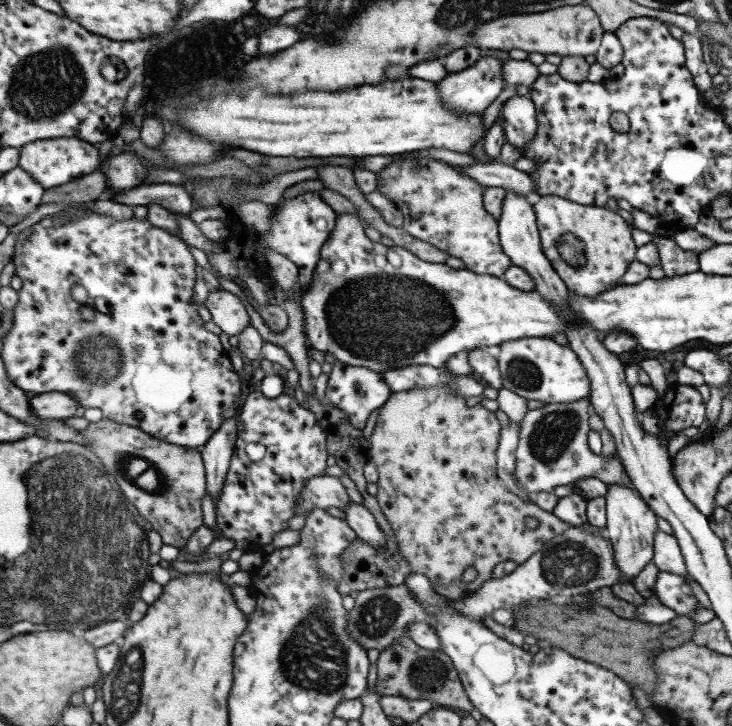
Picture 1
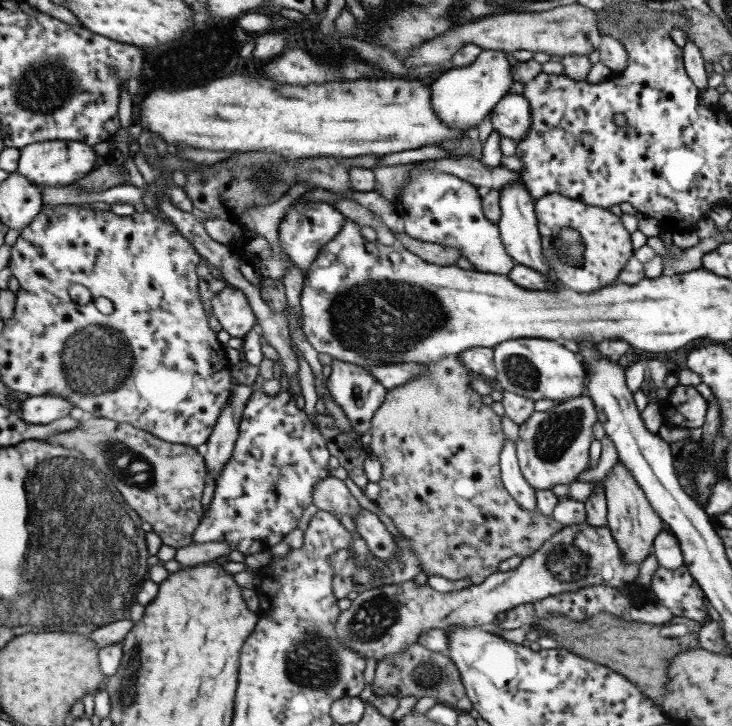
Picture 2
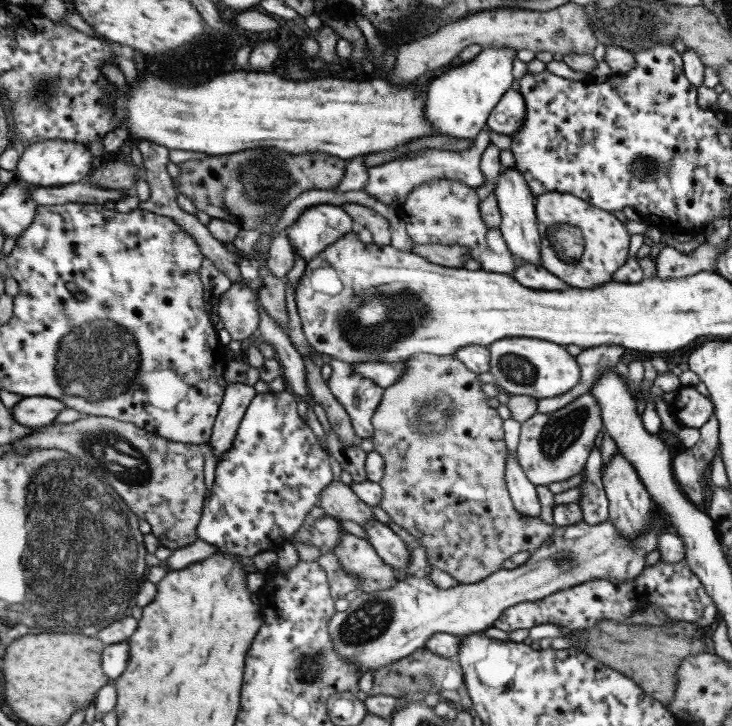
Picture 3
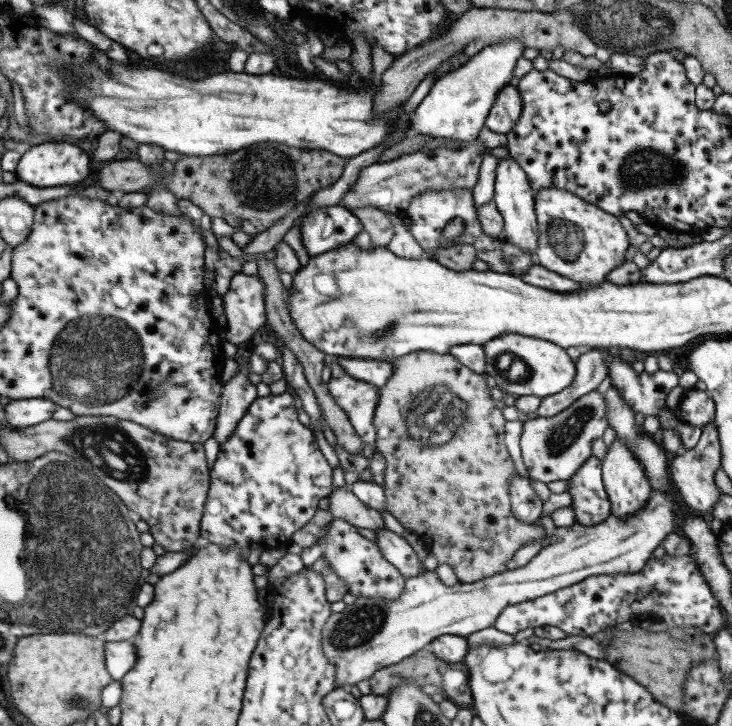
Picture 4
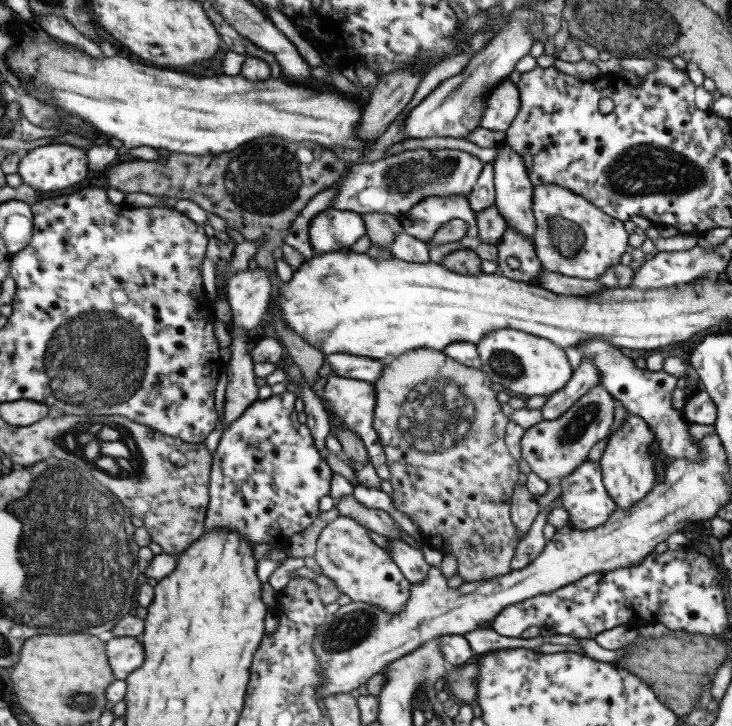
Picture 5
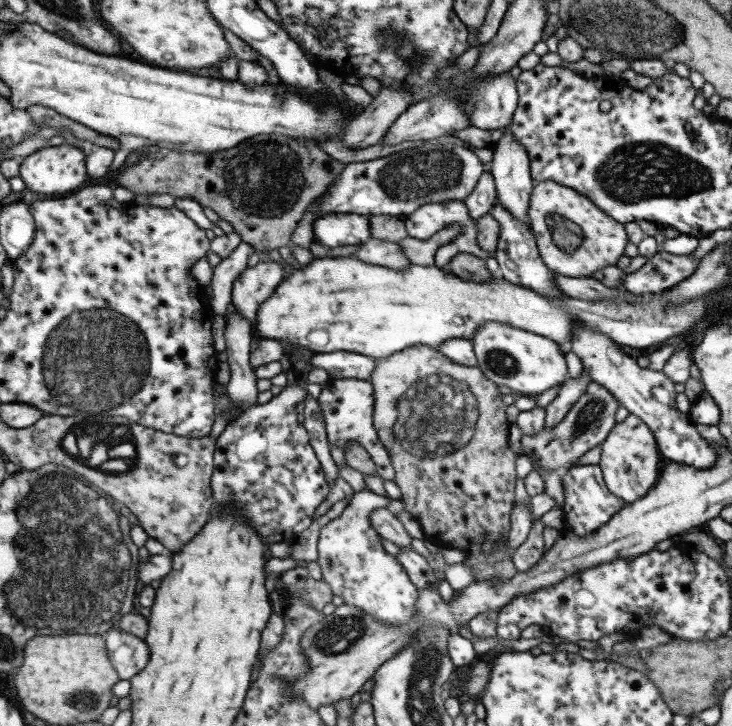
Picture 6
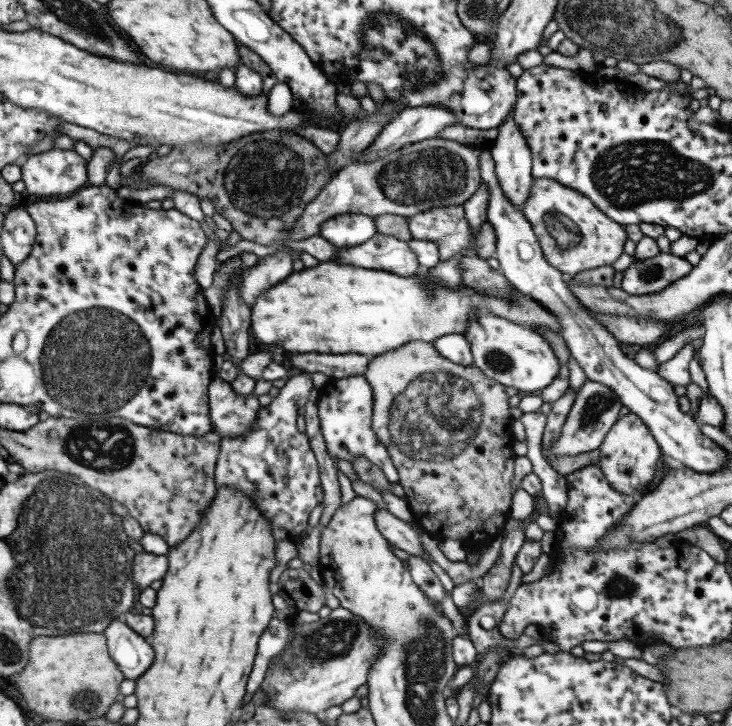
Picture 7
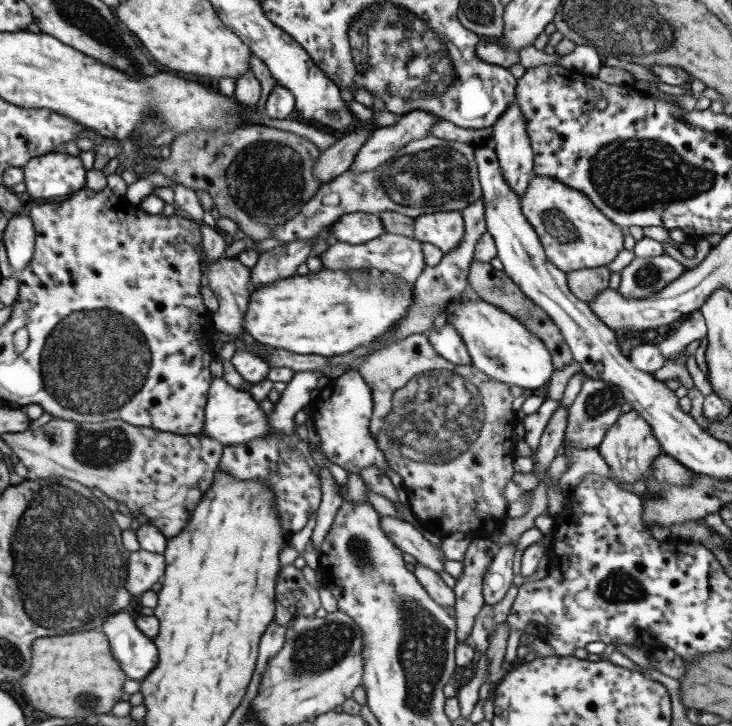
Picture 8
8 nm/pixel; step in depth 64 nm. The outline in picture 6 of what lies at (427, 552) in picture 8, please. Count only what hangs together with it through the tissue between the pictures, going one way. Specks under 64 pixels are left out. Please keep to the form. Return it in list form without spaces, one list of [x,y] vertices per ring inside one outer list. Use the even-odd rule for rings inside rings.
[[[386,508],[376,509],[371,512],[369,521],[370,526],[381,539],[393,542],[399,549],[412,549],[411,536],[405,532],[396,516]]]

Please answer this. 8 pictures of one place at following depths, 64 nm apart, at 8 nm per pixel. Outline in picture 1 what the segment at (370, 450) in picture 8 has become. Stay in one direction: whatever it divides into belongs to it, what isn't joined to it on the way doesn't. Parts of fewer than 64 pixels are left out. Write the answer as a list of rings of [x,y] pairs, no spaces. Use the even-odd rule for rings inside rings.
[[[335,360],[327,378],[324,390],[326,400],[329,400],[330,404],[339,410],[343,410],[343,413],[347,414],[351,426],[357,430],[362,430],[369,414],[375,408],[379,408],[391,395],[391,390],[389,390],[387,382],[381,378],[381,374],[364,366],[346,365]]]

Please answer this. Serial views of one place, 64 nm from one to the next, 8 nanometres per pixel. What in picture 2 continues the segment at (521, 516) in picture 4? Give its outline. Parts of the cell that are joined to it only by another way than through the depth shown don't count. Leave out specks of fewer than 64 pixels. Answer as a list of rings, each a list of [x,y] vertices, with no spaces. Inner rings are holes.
[[[504,438],[499,452],[499,476],[502,486],[509,497],[525,511],[536,510],[536,499],[533,488],[523,479],[516,459],[515,442]]]

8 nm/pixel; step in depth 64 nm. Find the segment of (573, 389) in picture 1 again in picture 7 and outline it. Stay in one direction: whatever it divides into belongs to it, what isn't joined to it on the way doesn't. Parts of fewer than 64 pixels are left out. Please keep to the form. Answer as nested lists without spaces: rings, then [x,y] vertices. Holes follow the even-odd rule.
[[[485,309],[467,317],[467,327],[462,334],[469,344],[473,366],[485,377],[501,385],[512,386],[518,391],[543,391],[555,380],[562,365],[557,362],[551,346],[533,329],[501,318]]]

